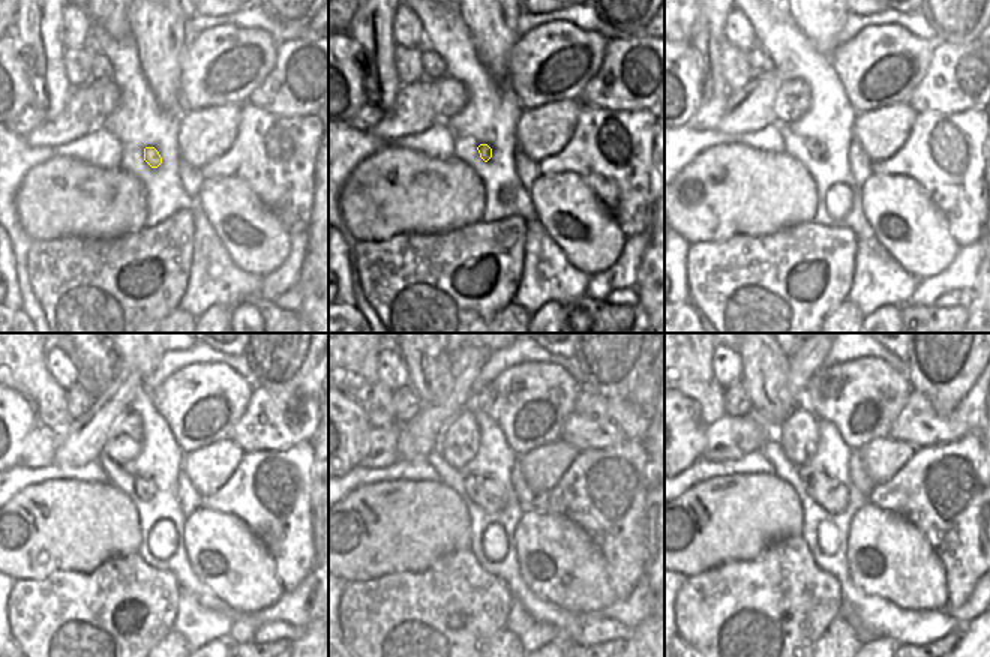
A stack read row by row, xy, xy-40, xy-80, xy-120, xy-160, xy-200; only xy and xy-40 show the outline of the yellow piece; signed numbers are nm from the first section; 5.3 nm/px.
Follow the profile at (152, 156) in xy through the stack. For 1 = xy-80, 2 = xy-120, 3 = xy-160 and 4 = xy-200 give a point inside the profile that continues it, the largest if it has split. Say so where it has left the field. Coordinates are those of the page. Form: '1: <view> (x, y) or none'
1: xy-80 (813, 147)
2: xy-120 (144, 488)
3: xy-160 (489, 503)
4: xy-200 (831, 500)

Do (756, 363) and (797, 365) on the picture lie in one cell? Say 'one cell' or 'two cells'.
two cells

